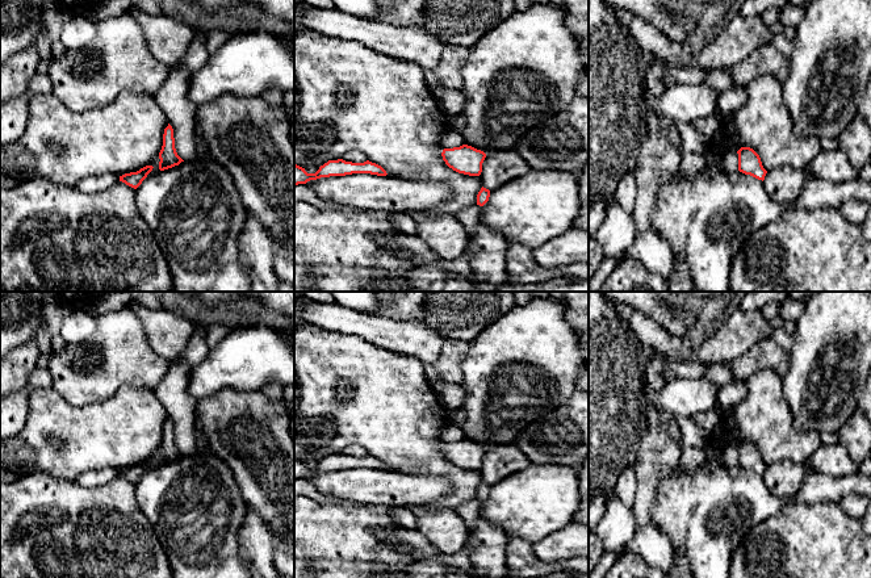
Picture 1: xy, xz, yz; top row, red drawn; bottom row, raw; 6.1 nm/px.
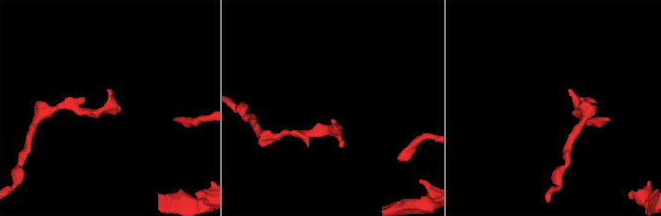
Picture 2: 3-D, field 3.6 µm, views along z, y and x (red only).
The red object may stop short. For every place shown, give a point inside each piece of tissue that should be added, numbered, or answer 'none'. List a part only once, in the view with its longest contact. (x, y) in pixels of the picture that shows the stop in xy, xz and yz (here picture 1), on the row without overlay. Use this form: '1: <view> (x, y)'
none

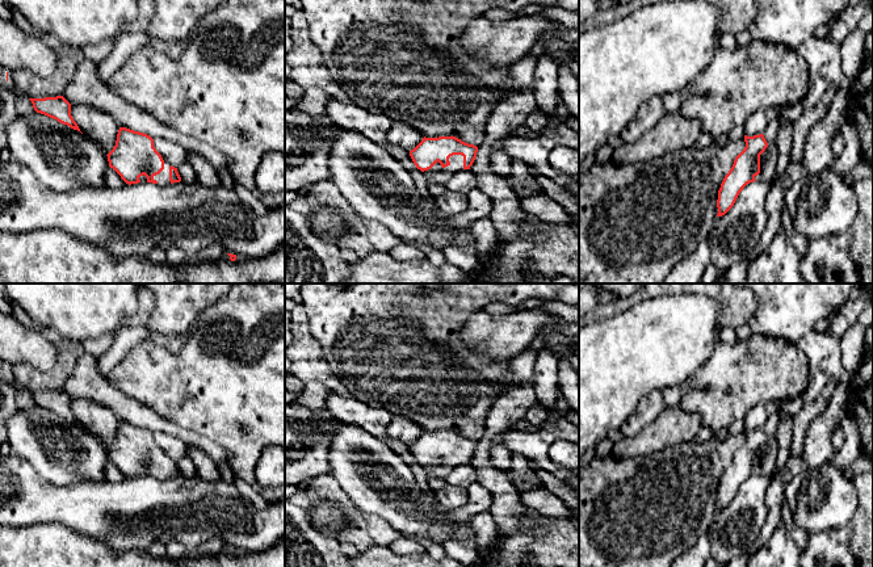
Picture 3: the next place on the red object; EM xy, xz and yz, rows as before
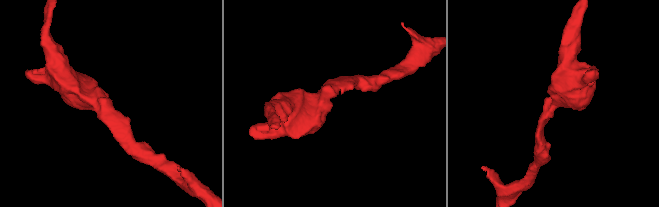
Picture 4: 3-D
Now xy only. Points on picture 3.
1: xy (163, 471)

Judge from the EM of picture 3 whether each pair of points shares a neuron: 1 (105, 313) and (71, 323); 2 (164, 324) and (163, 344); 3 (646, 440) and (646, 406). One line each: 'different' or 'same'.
1: same
2: different
3: different

